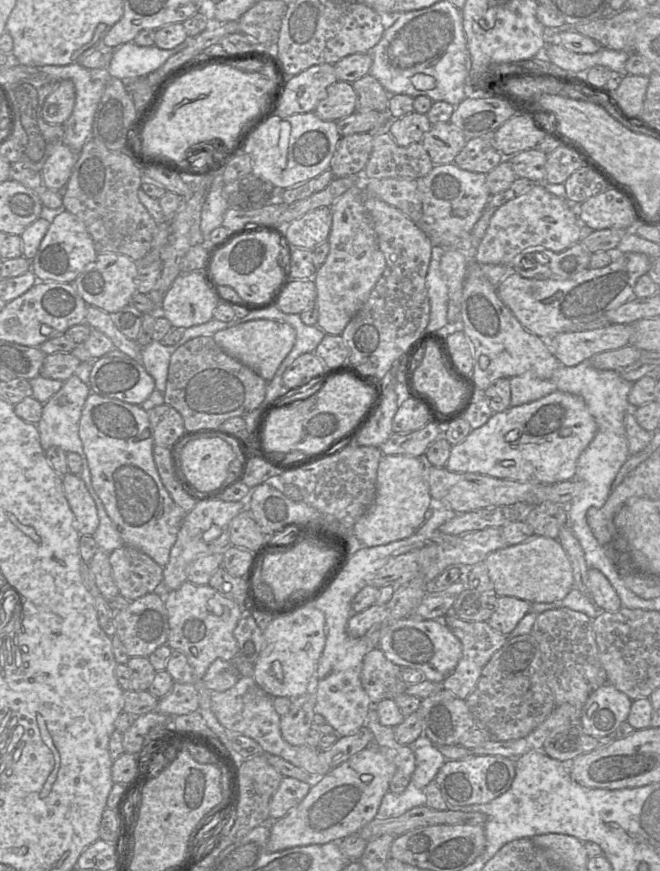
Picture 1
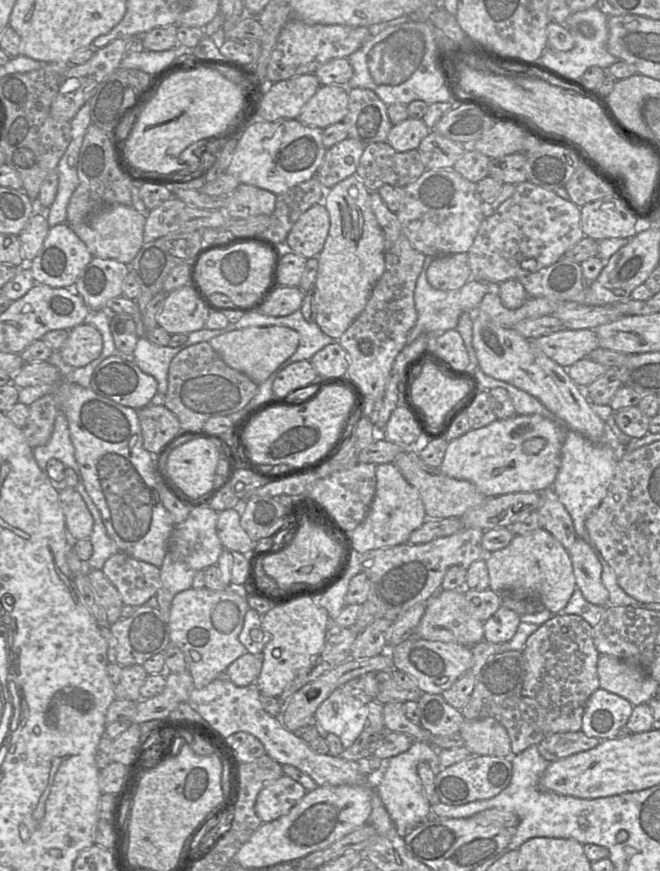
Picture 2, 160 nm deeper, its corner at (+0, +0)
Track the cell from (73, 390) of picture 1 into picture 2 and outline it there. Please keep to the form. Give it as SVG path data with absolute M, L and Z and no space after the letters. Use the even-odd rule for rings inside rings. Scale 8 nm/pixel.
M58 410L52 434L45 445L32 450L33 458L41 471L45 473L48 460L57 459L66 467L72 468L77 477L81 477L79 465L75 458L69 425L65 414Z

